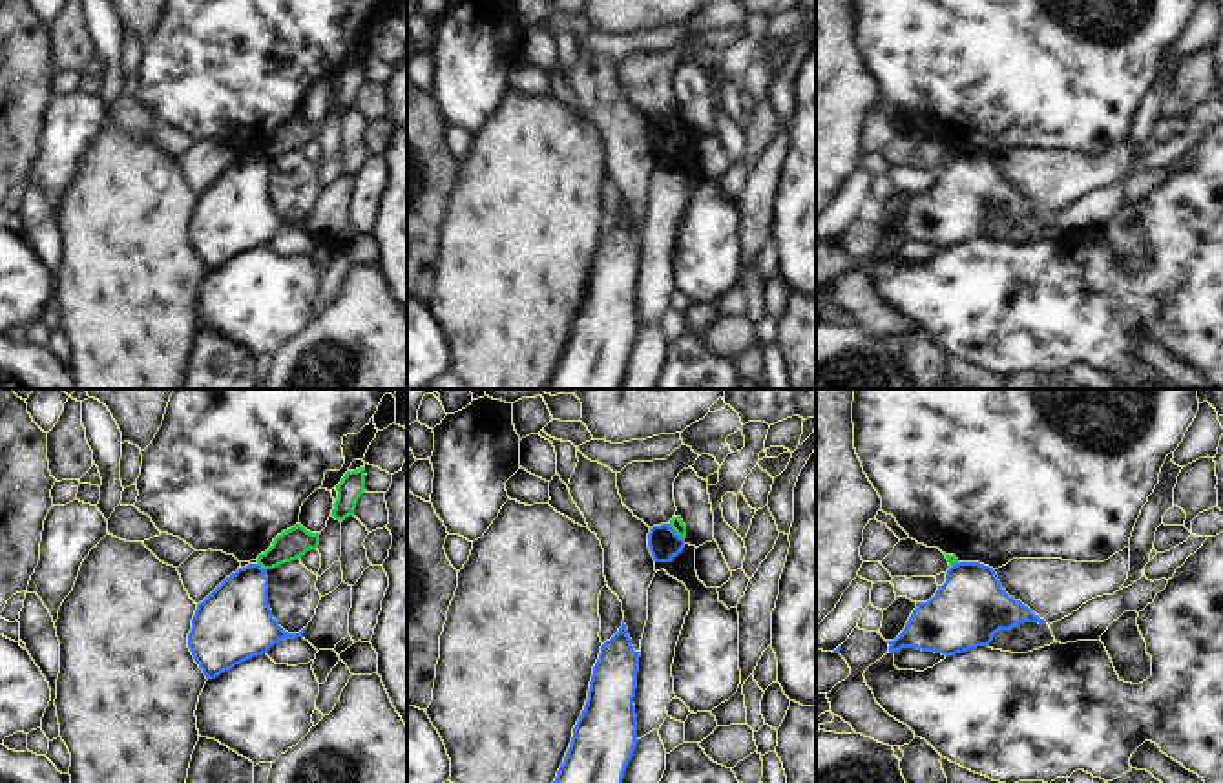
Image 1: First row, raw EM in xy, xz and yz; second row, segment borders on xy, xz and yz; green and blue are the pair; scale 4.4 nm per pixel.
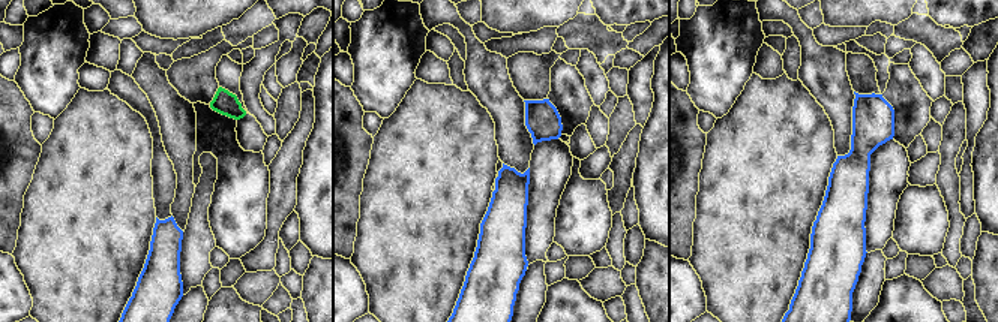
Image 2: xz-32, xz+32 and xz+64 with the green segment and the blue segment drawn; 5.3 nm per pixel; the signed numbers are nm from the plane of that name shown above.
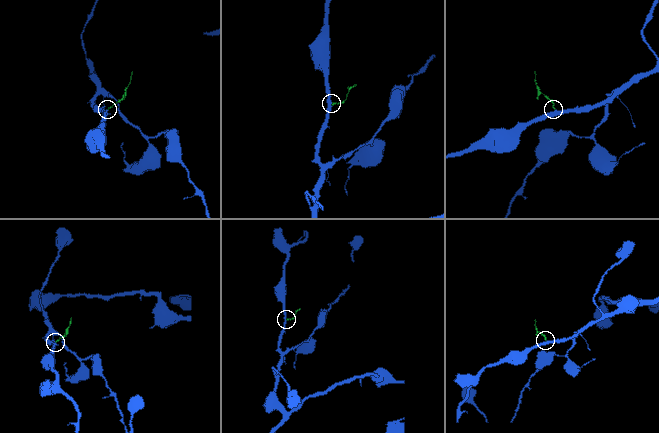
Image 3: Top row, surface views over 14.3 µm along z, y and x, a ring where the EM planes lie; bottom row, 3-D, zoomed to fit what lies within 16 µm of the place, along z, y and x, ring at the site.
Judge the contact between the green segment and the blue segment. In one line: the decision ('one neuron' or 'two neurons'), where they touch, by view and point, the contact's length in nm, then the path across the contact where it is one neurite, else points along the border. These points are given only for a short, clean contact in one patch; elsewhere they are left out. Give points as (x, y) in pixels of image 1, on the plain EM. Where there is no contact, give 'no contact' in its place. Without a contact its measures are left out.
two neurons | xz (676, 123) | 100 nm | along xz (668, 115), (683, 132)

